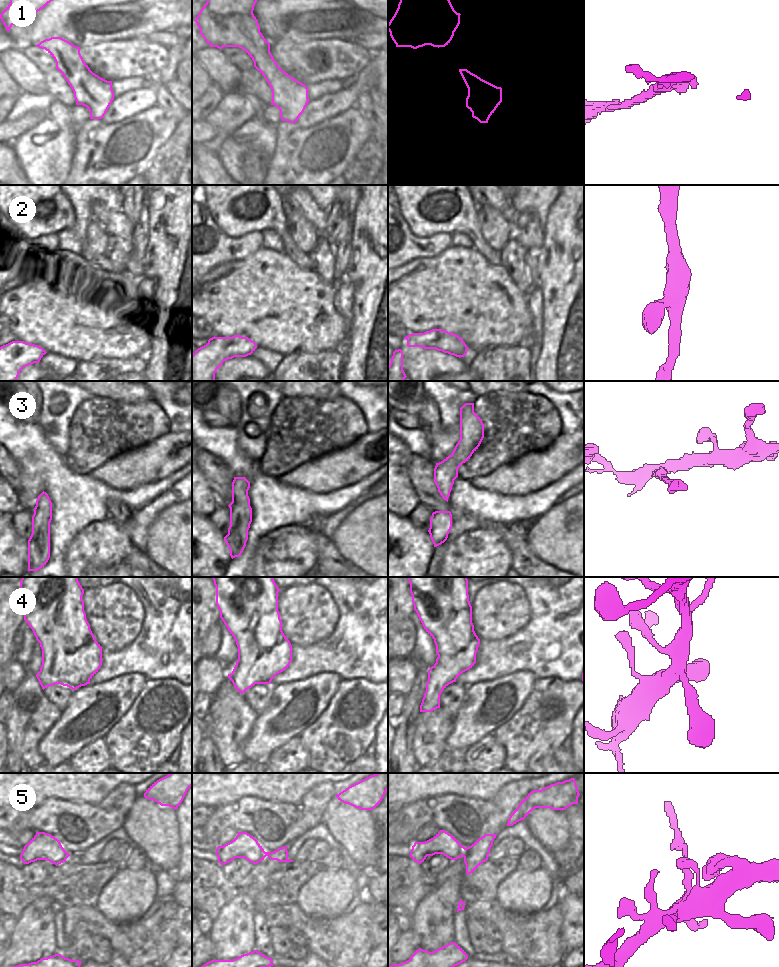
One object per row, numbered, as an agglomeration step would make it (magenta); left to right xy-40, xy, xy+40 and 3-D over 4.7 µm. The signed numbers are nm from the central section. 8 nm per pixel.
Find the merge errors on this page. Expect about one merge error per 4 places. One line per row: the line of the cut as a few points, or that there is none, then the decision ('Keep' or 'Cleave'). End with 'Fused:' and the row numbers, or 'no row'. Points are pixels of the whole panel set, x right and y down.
1: No split. Keep
2: No split. Keep
3: No split. Keep
4: No split. Keep
5: No split. Keep
Fused: no row

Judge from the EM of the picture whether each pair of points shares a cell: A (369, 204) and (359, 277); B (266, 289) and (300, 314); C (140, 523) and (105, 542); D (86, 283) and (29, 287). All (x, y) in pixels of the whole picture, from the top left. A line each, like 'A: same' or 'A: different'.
A: same
B: same
C: different
D: same

